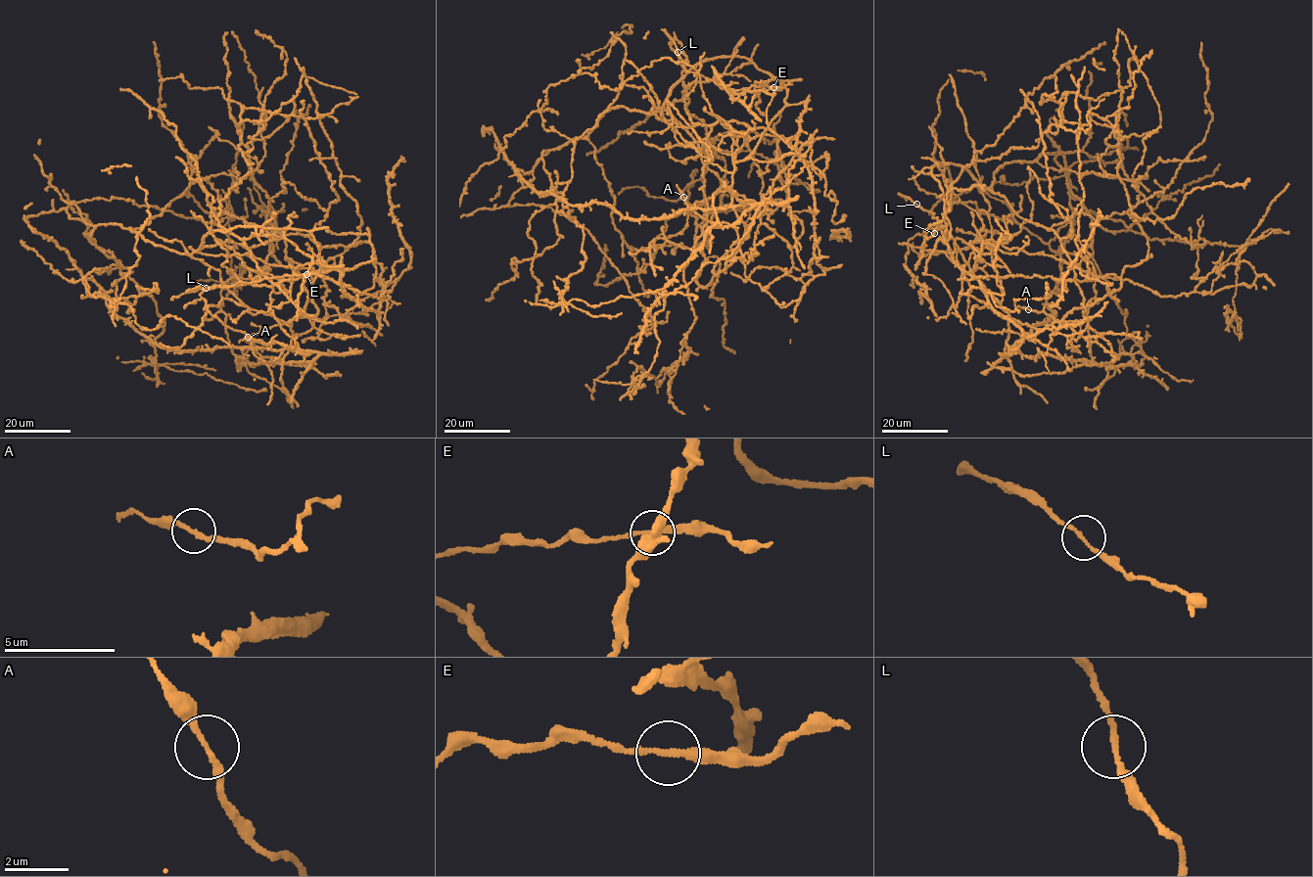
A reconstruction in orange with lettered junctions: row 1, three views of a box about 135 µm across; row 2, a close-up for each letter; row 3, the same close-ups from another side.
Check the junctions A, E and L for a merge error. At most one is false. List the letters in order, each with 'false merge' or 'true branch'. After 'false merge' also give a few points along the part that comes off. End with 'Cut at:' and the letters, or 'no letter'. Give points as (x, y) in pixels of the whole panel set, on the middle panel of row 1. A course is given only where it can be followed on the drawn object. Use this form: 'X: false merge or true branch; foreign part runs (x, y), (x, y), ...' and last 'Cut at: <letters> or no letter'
A: true branch
E: true branch
L: true branch
Cut at: no letter

